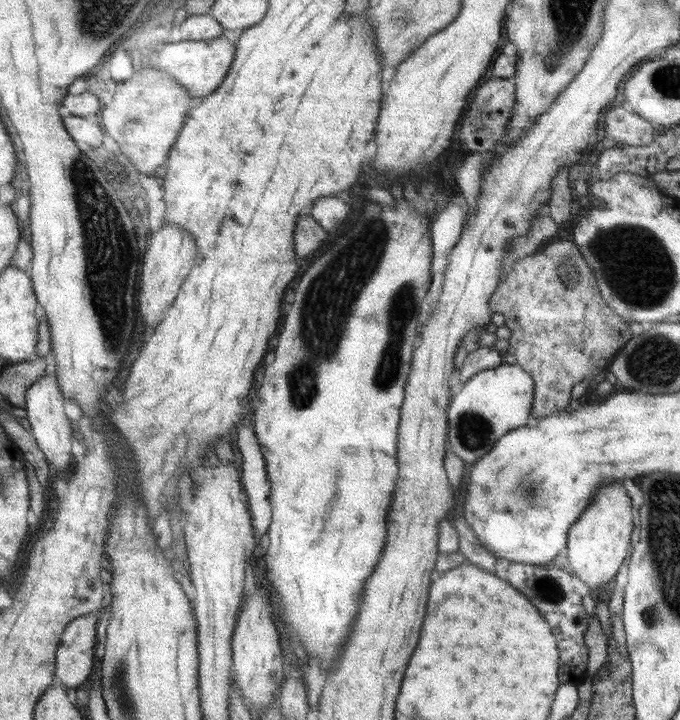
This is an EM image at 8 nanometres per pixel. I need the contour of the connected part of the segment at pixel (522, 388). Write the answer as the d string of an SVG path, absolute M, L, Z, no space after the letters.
M509 360L499 368L479 372L453 398L449 408L449 444L467 464L477 464L503 436L527 426L529 416L533 416L535 400L537 380L517 362Z

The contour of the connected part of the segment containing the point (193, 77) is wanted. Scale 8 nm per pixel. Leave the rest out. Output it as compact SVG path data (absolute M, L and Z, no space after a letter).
M219 36L219 40L201 40L201 42L195 40L167 42L165 50L161 52L159 68L173 74L181 86L191 90L193 98L209 98L225 84L229 72L233 70L233 64L237 60L237 48L239 46L227 36Z

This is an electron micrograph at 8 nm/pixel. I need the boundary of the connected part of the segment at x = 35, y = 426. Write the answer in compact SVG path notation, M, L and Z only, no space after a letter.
M49 372L33 388L29 388L27 394L27 412L29 412L29 422L31 422L31 432L35 434L39 446L47 454L47 460L59 468L67 470L73 464L73 452L71 452L71 440L73 440L73 426L69 420L69 414L65 410L65 390L61 388L61 378L57 372Z

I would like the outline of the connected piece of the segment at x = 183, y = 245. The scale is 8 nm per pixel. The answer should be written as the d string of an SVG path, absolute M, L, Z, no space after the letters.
M165 224L157 234L151 236L149 242L151 242L151 246L143 258L139 302L141 302L141 318L145 322L145 330L149 328L153 332L163 320L167 320L169 310L179 300L183 286L189 280L189 274L197 268L201 254L199 254L199 246L197 246L197 238L191 232L187 232L175 224Z

